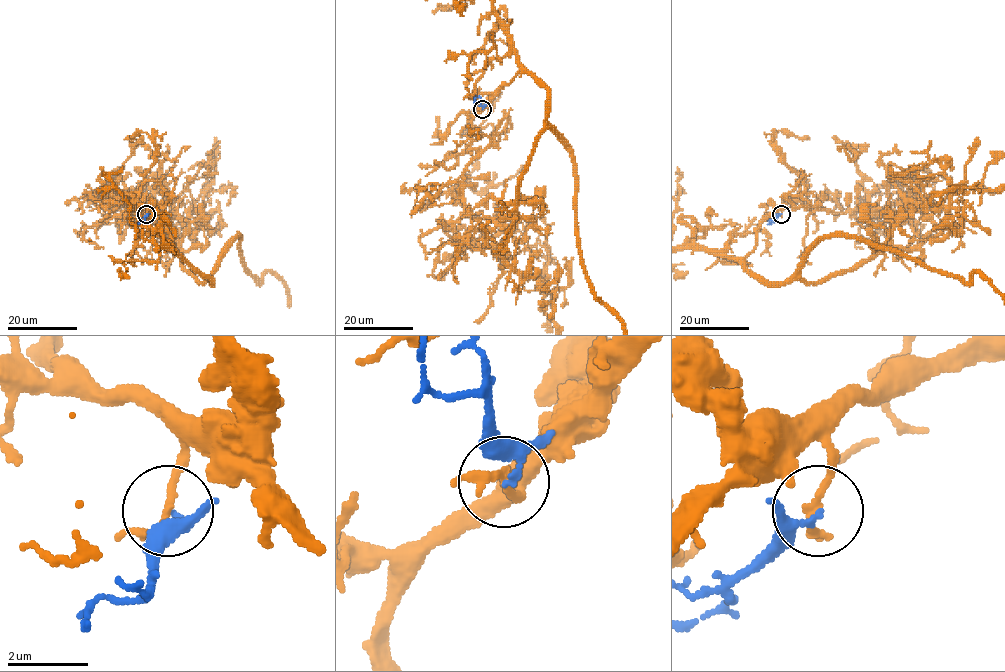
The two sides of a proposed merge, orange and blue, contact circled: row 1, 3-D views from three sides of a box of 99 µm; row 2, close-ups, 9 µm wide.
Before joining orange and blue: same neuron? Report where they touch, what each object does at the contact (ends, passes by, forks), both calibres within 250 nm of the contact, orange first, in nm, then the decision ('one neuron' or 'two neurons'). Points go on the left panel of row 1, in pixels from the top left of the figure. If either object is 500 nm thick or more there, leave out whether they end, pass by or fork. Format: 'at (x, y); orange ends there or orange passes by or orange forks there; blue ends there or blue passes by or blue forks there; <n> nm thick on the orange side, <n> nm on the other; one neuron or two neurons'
at (146, 214); orange passes by; blue ends there; 170 nm thick on the orange side, 130 nm on the other; two neurons

